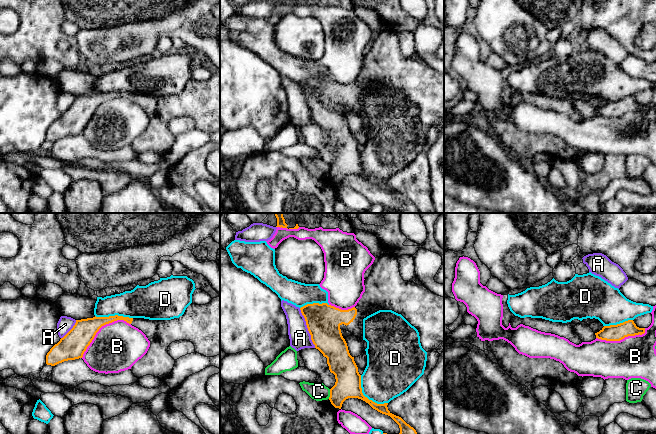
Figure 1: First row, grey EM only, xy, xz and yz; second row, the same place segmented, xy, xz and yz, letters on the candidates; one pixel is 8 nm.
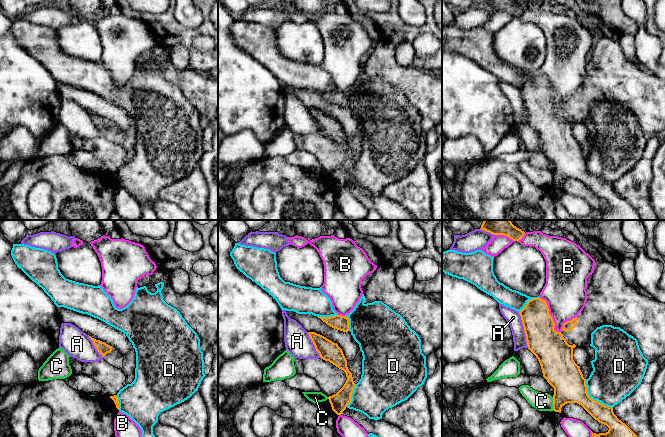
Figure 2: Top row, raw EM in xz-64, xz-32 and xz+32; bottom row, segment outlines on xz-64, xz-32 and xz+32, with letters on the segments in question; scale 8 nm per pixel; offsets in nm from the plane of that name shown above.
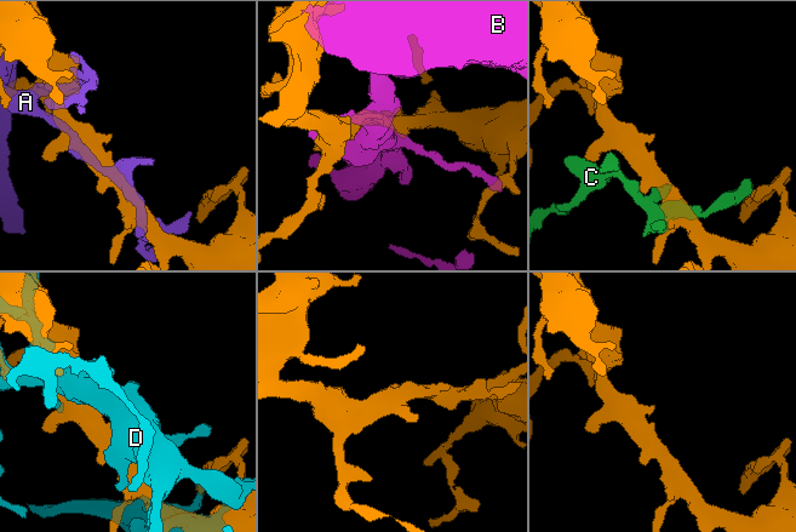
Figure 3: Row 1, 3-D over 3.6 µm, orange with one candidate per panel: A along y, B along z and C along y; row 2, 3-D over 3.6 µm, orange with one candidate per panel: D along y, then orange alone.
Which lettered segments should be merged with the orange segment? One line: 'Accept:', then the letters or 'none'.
Accept: none

